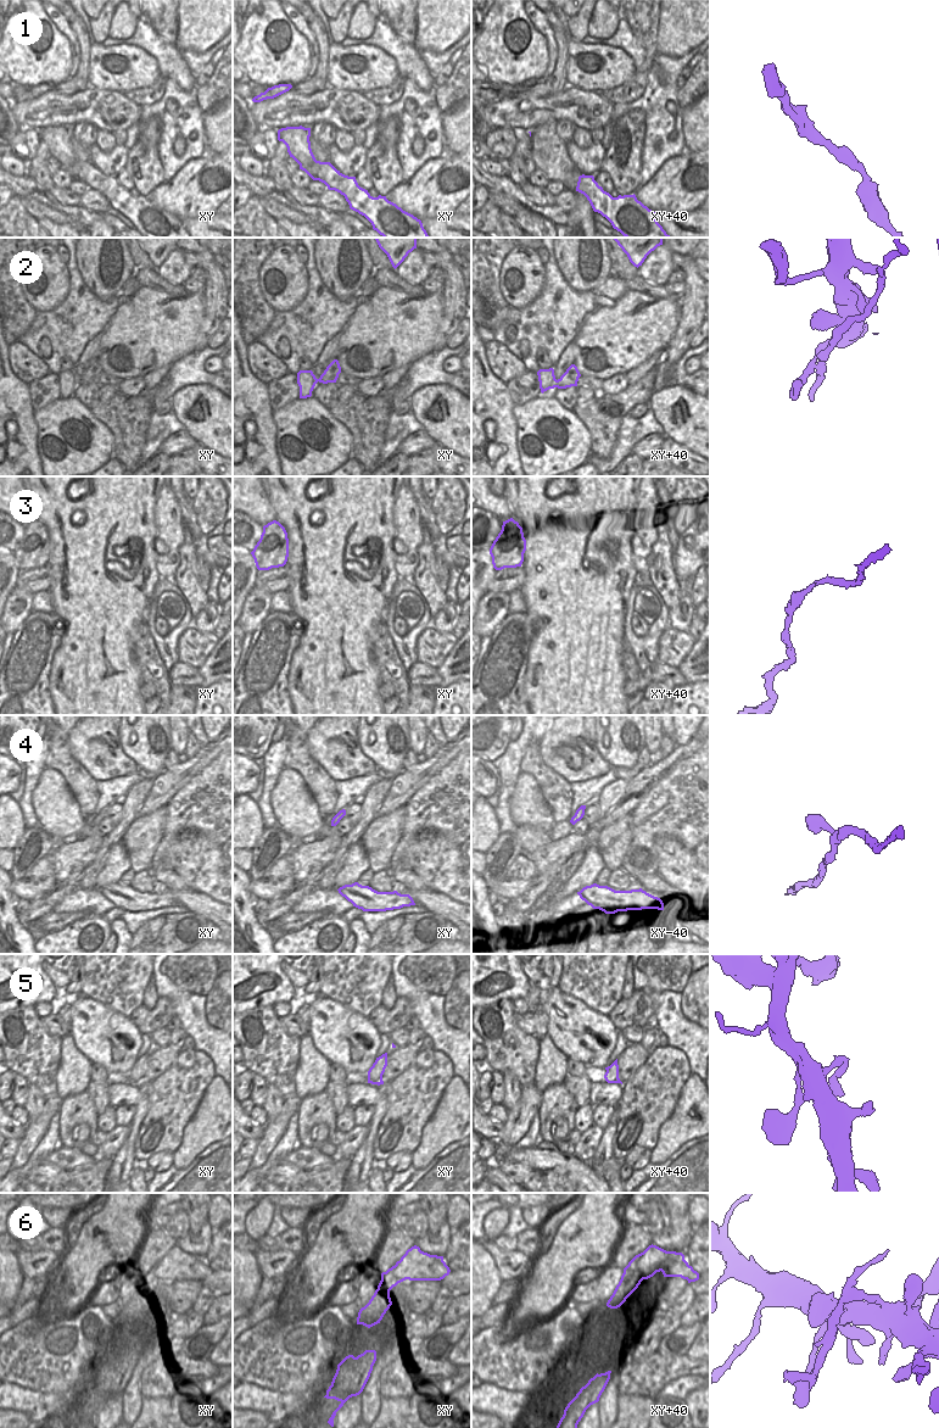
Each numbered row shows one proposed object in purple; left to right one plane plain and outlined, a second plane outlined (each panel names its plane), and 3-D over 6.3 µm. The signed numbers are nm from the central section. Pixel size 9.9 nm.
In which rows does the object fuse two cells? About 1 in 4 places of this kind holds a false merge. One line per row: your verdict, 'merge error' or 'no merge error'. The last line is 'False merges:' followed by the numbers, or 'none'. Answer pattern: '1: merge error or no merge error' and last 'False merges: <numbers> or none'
1: no merge error
2: merge error
3: merge error
4: no merge error
5: no merge error
6: no merge error
False merges: 2, 3

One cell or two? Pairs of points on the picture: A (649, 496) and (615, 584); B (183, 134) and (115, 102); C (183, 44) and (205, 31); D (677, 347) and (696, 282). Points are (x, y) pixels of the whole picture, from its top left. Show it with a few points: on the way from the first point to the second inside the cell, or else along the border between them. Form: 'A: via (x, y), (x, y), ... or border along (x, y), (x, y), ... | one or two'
A: border along (633, 517), (631, 552), (633, 568), (638, 573) | two
B: border along (141, 107), (139, 121), (126, 130) | two
C: via (188, 39), (200, 31) | one
D: via (685, 332), (691, 319), (693, 297) | one

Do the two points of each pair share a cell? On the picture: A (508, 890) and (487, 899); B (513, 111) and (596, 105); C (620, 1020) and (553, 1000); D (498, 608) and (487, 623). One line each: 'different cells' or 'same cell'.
A: different cells
B: same cell
C: different cells
D: same cell

